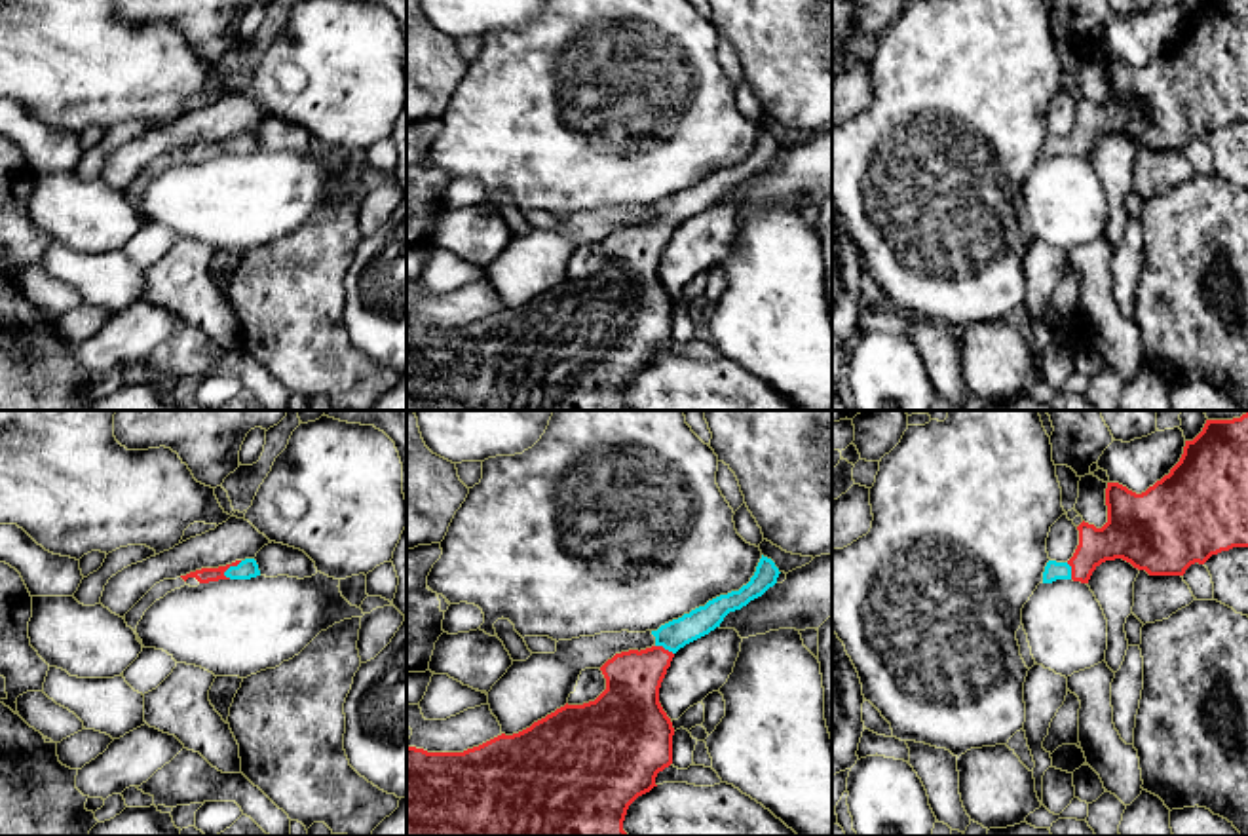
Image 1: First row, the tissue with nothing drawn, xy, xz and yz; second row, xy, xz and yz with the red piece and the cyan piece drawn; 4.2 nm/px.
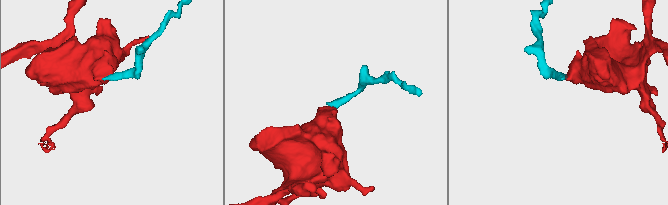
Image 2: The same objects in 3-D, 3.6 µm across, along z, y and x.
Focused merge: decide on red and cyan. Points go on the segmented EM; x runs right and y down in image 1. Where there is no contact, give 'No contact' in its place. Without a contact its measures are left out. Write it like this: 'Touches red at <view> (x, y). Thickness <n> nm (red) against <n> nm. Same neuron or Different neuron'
Touches red at xy (232, 565). Thickness 60 nm (red) against 90 nm. Same neuron

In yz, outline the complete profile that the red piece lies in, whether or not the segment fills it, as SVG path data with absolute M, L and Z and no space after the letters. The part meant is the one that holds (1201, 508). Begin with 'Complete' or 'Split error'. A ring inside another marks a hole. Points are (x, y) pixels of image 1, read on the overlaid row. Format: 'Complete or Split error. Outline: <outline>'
Split error. Outline: M1248 412L1233 420L1206 420L1202 431L1185 441L1180 462L1149 486L1136 494L1119 483L1107 483L1106 488L1107 522L1102 528L1081 522L1079 545L1068 562L1049 560L1043 572L1043 583L1056 580L1073 580L1088 583L1092 572L1106 560L1123 559L1149 576L1183 576L1199 562L1204 564L1212 555L1233 547L1248 547Z

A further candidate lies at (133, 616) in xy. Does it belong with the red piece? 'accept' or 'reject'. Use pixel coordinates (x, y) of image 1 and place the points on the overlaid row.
accept

